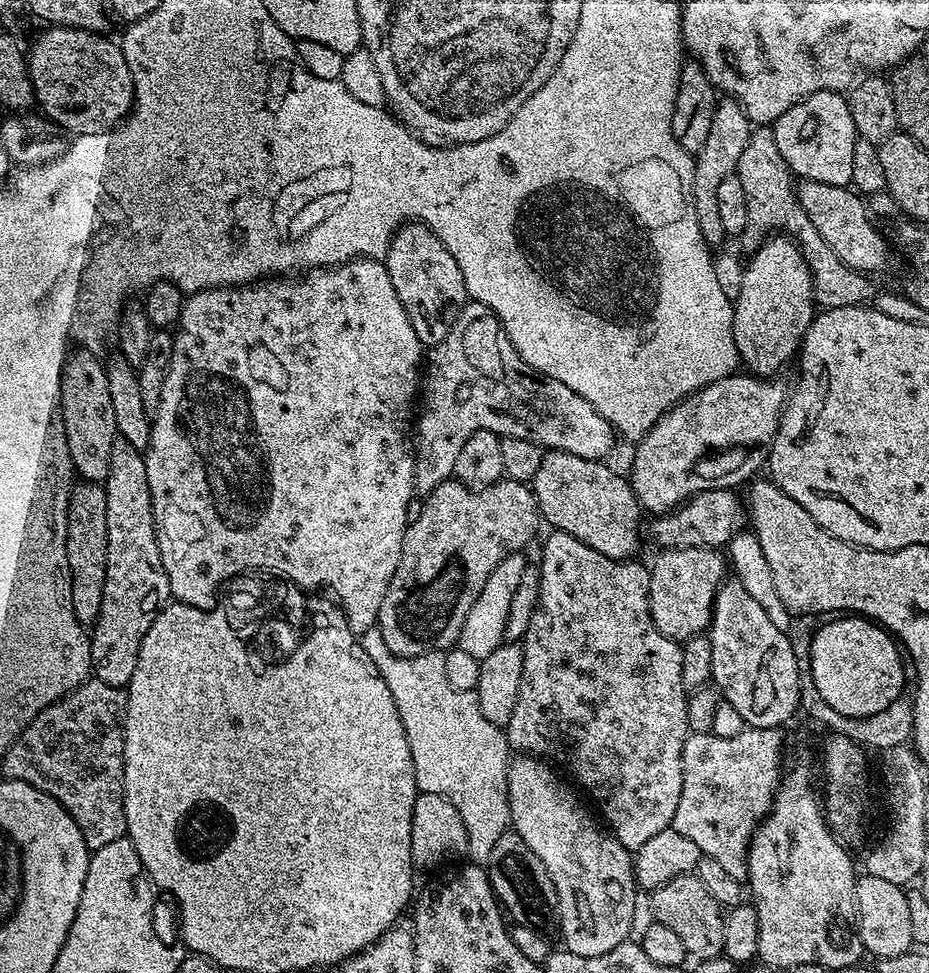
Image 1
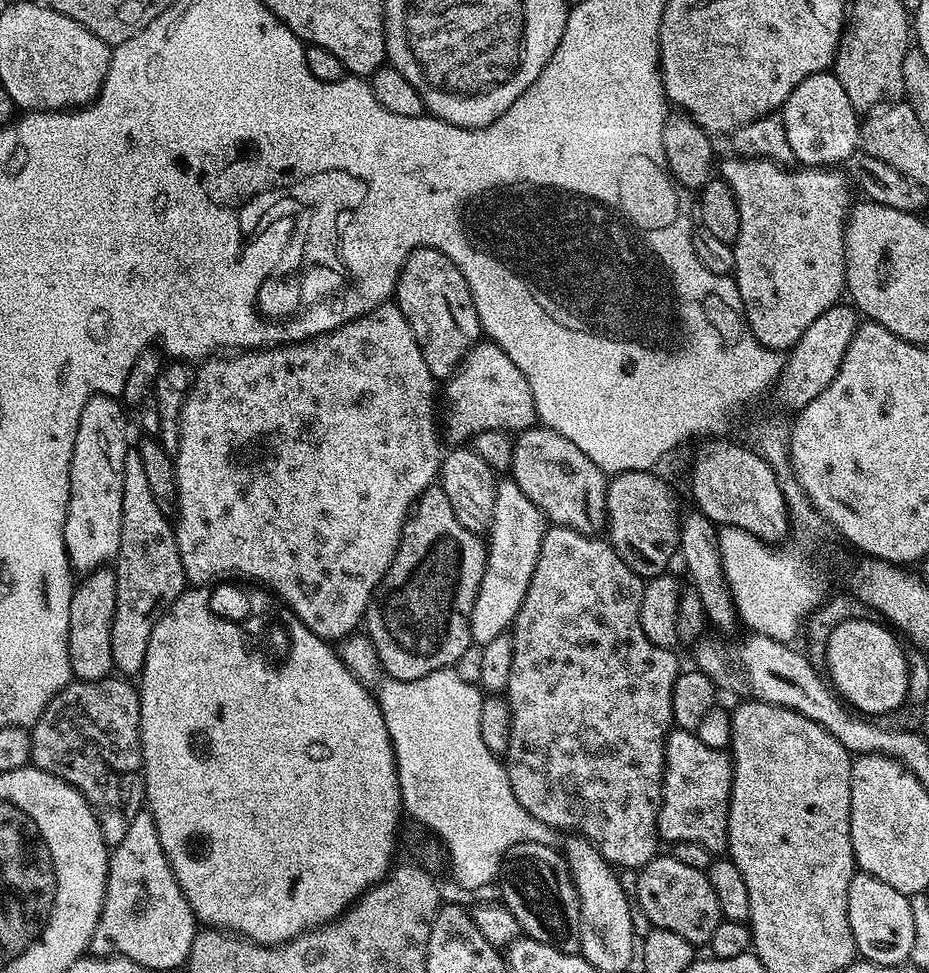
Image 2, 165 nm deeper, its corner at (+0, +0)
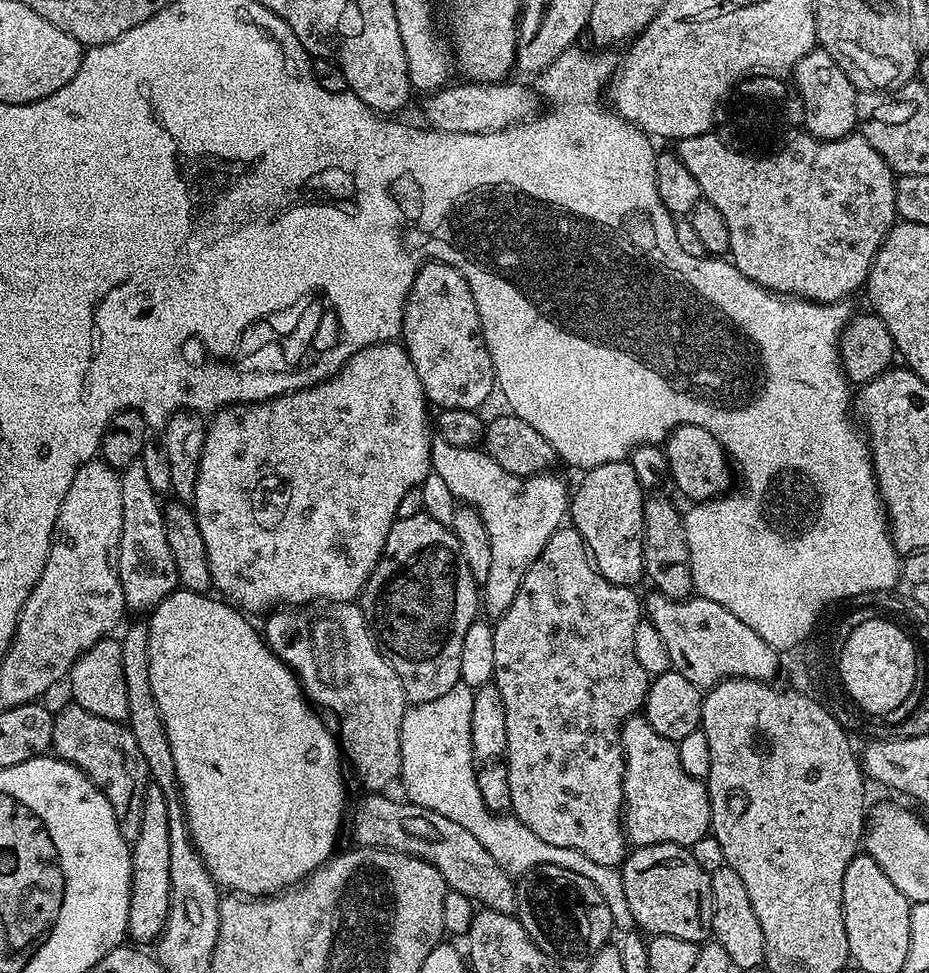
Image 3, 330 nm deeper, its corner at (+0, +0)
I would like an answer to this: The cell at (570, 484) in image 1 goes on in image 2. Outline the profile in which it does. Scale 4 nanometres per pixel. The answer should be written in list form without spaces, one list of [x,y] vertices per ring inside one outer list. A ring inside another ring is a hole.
[[[533,426],[525,428],[514,440],[514,458],[512,459],[511,480],[538,506],[545,521],[557,528],[578,530],[587,536],[595,536],[605,531],[608,523],[606,514],[606,494],[608,480],[605,472],[570,438],[562,438],[552,428]]]

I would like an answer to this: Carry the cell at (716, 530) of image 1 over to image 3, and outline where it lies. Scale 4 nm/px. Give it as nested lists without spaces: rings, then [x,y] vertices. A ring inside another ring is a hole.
[[[605,459],[596,462],[580,480],[570,496],[570,524],[576,529],[595,563],[596,569],[615,584],[635,585],[636,579],[644,576],[644,501],[646,489],[638,482],[631,463],[627,459]]]

